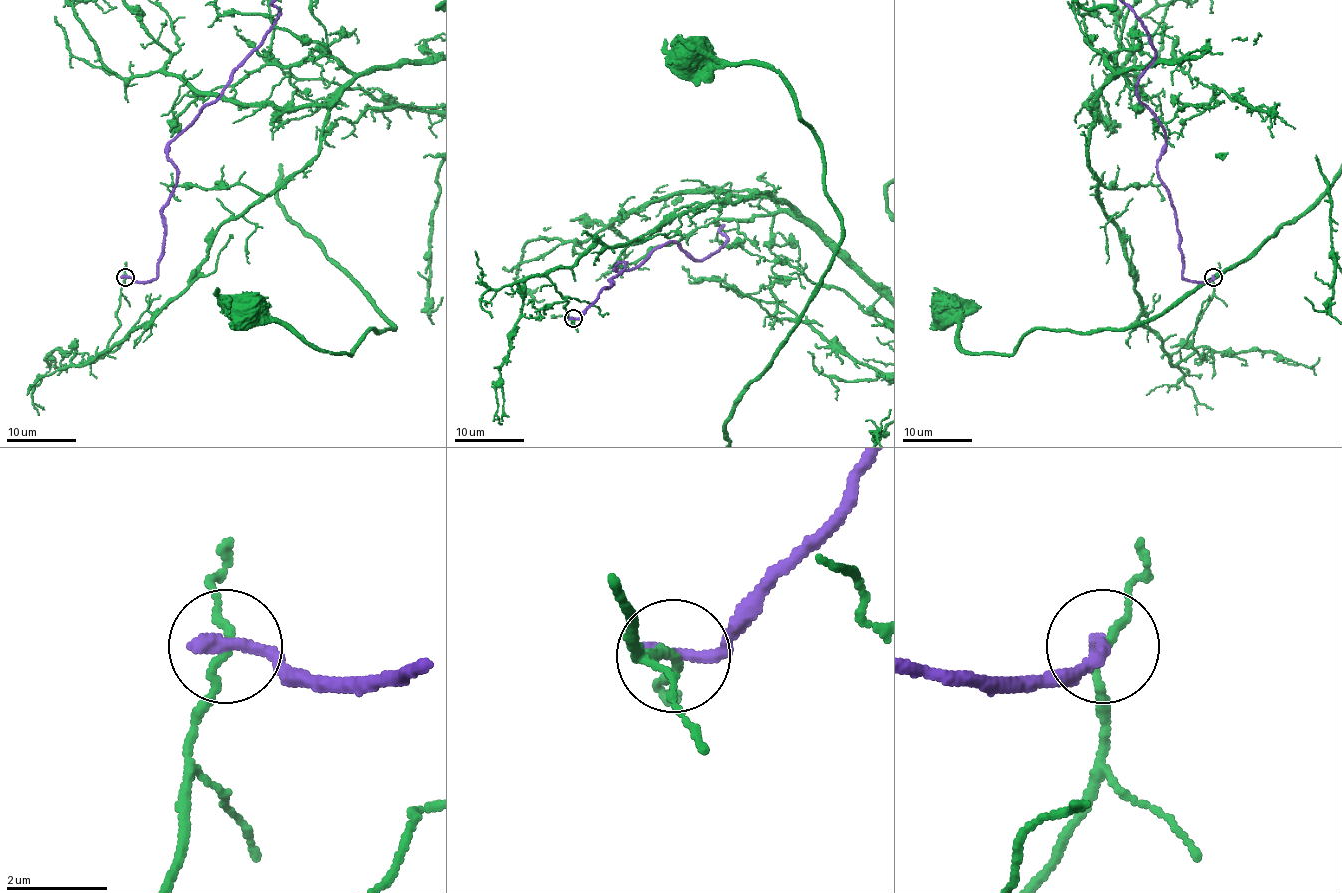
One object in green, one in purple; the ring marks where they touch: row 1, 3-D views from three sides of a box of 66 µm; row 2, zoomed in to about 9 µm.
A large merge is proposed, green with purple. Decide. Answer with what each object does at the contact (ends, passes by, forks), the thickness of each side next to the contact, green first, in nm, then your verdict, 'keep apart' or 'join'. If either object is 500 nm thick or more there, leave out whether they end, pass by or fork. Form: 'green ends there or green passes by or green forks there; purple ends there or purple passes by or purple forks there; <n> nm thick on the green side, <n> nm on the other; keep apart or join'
green passes by; purple ends there; 140 nm thick on the green side, 320 nm on the other; keep apart

